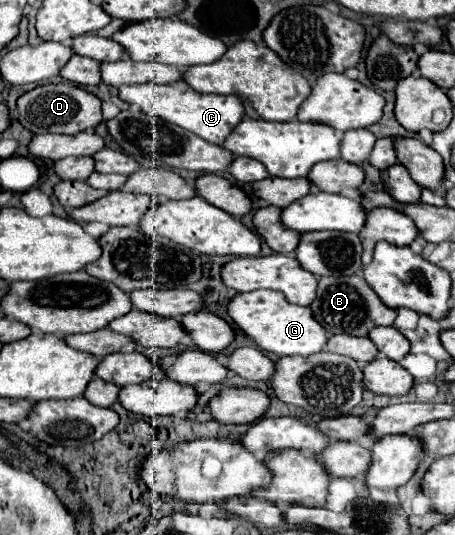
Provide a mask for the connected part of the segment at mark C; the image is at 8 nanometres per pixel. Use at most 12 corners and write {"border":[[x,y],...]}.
{"border":[[186,82],[120,86],[120,98],[224,144],[244,118],[236,96]]}

